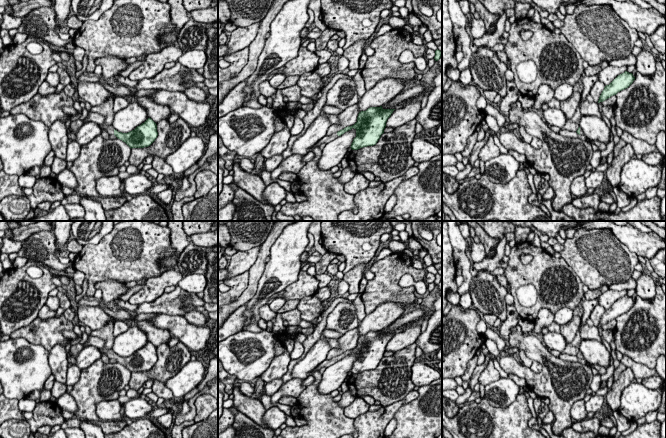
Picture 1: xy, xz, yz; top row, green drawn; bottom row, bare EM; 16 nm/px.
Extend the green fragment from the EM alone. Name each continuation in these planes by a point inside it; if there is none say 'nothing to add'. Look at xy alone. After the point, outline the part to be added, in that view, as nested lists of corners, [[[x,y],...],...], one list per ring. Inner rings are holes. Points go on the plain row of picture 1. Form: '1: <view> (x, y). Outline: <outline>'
1: xy (110, 354). Outline: [[[106,347],[99,348],[101,354],[107,354],[109,359],[114,359],[114,352],[112,350],[108,350]]]

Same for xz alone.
1: xz (325, 363). Outline: [[[337,357],[332,358],[331,360],[324,360],[323,362],[321,362],[313,371],[310,372],[310,375],[312,375],[315,371],[320,370],[321,368],[325,367],[327,368],[328,366],[333,365],[334,363],[336,363],[337,361],[339,361],[337,359]]]

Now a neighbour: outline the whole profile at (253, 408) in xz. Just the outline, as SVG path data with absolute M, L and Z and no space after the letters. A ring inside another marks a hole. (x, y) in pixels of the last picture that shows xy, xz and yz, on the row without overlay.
M236 384L234 385L233 395L233 406L237 410L252 419L256 424L260 425L261 427L269 429L263 423L263 417L266 412L266 409L264 408L261 401L242 394L239 390L238 385Z

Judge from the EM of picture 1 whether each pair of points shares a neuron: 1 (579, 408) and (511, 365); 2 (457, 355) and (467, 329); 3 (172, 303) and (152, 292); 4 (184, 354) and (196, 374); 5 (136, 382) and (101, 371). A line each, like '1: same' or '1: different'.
1: different
2: same
3: different
4: different
5: different

